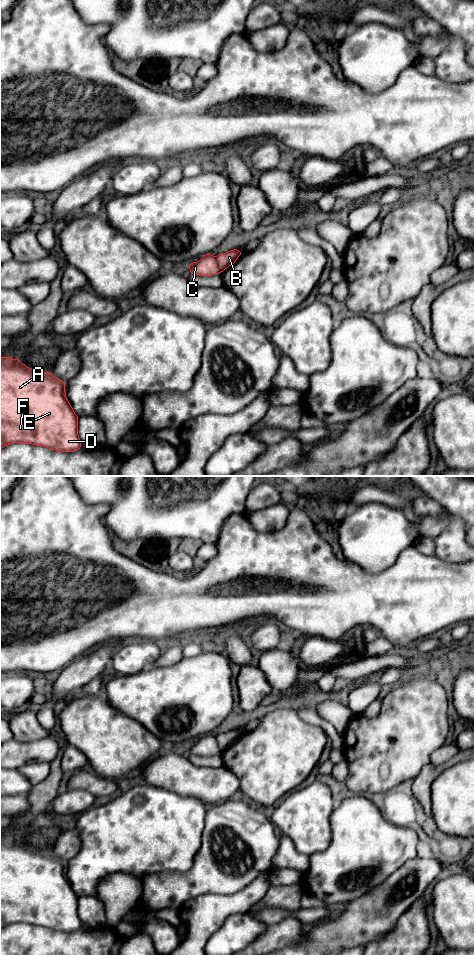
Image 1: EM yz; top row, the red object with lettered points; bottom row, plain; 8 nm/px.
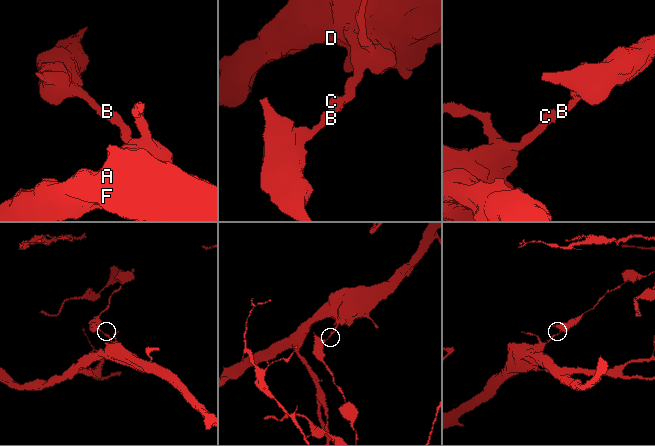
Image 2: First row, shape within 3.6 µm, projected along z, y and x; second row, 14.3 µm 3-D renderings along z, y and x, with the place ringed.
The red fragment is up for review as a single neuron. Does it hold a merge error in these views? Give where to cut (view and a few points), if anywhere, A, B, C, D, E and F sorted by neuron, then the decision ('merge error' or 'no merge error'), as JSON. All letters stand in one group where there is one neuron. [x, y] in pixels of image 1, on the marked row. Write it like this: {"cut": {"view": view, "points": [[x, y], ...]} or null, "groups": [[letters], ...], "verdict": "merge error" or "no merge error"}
{"cut": {"view": "yz", "points": [[215, 256], [220, 272]]}, "groups": [["A", "C", "D", "E", "F"], ["B"]], "verdict": "merge error"}

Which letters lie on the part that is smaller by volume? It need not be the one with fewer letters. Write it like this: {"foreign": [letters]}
{"foreign": ["B"]}

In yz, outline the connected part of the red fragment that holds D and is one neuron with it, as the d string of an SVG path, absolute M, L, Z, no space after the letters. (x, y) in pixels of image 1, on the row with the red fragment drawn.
M0 357L0 450L14 443L74 452L80 449L78 416L65 392L65 383L49 372L36 371L18 359Z

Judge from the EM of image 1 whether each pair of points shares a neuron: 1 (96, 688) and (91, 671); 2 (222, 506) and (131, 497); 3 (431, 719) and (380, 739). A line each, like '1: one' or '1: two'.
1: two
2: one
3: one

